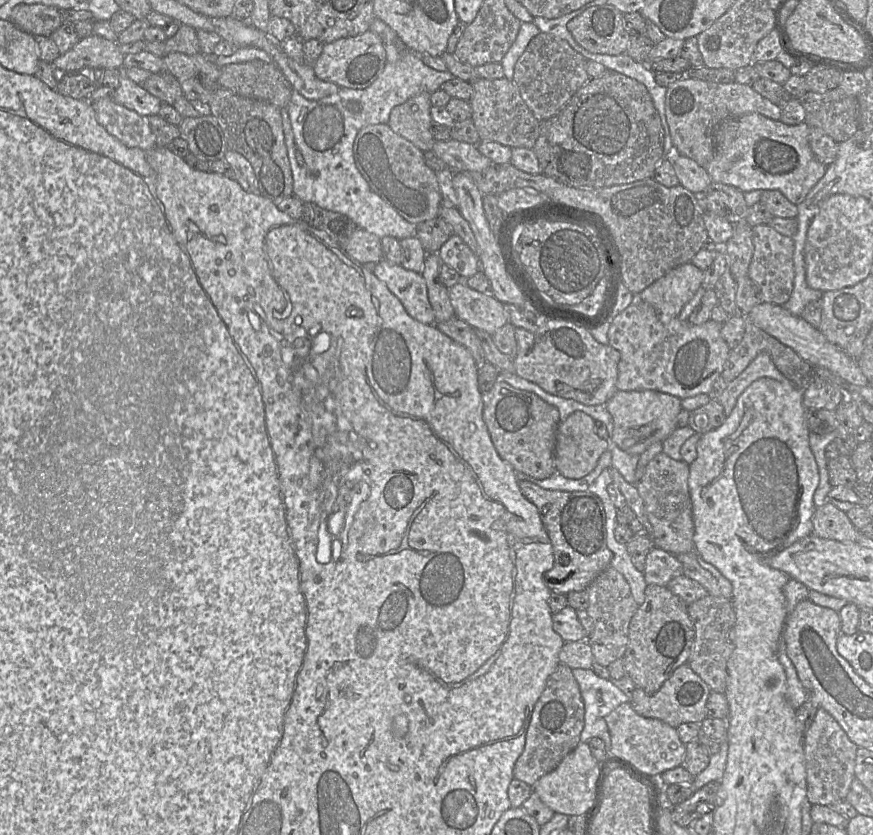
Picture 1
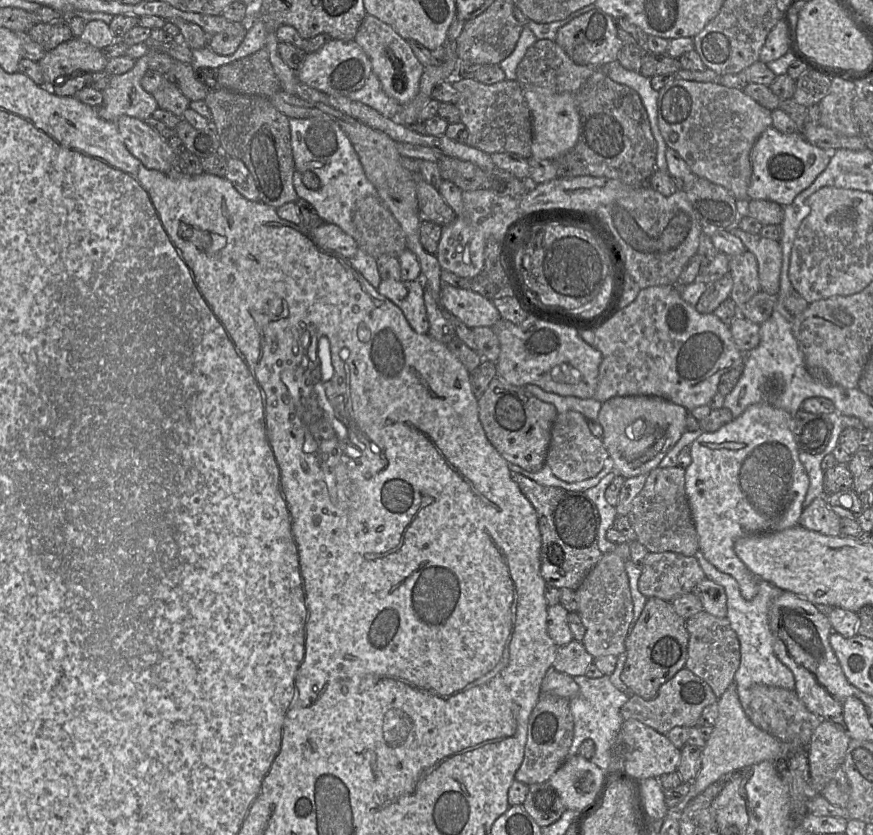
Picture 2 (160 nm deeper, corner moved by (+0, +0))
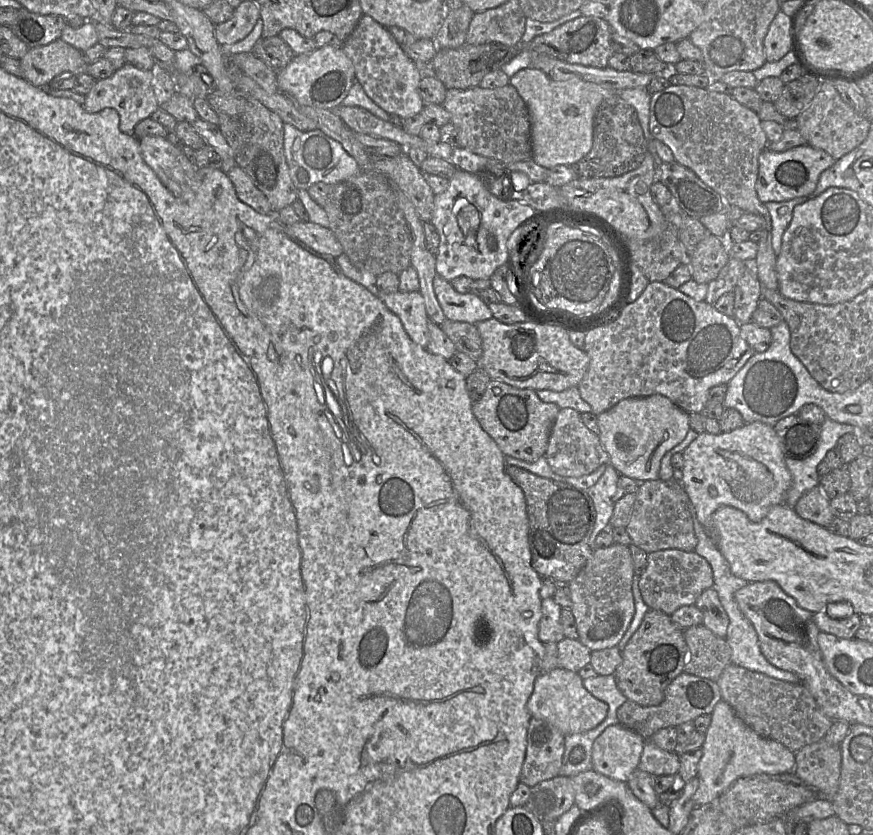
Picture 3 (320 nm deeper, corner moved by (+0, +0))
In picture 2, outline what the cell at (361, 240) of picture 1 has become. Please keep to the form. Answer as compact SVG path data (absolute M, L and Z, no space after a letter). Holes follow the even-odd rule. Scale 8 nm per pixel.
M324 223L310 232L319 246L337 252L346 259L354 257L359 249L356 240L335 224Z

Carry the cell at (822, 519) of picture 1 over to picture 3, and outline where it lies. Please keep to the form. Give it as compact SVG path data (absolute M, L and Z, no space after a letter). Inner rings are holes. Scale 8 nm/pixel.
M820 486L804 493L793 509L801 518L823 527L827 527L834 519L830 499L825 496Z

